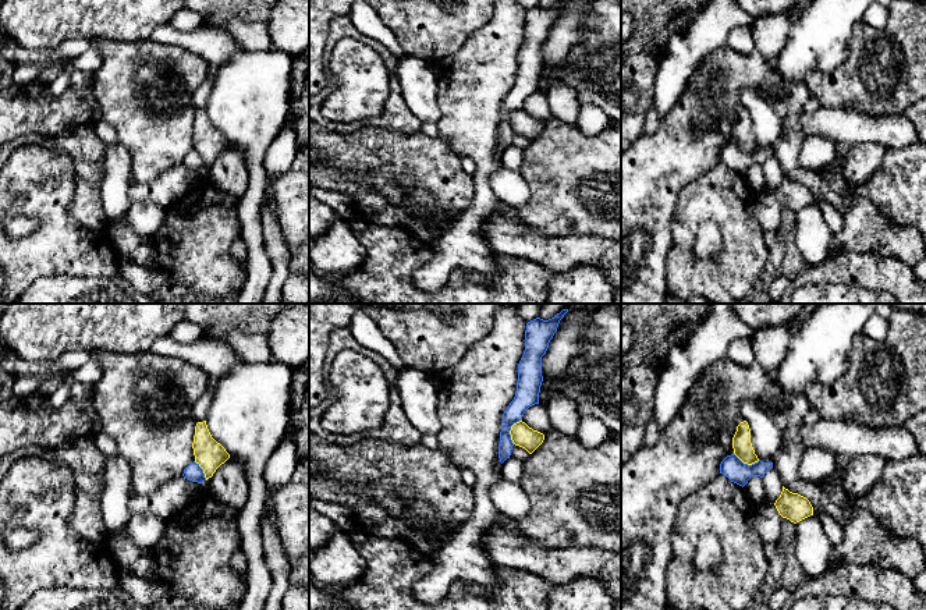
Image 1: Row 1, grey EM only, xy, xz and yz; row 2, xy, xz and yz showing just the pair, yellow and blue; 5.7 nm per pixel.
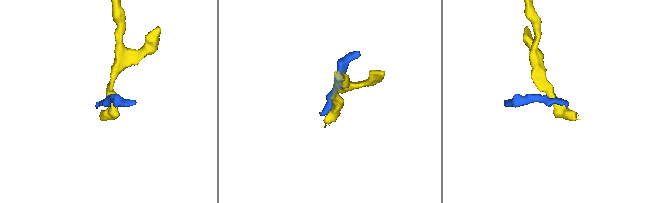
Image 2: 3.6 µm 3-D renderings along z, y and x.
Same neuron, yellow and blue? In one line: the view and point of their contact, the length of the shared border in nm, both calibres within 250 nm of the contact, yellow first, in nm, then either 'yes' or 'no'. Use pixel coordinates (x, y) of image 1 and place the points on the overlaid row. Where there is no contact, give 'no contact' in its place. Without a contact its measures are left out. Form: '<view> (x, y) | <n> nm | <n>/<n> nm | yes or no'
xz (510, 431) | 150 nm | 130/140 nm | no

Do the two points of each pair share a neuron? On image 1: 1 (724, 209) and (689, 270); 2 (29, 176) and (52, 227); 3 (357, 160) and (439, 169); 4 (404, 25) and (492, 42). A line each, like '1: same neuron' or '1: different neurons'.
1: same neuron
2: same neuron
3: same neuron
4: different neurons

